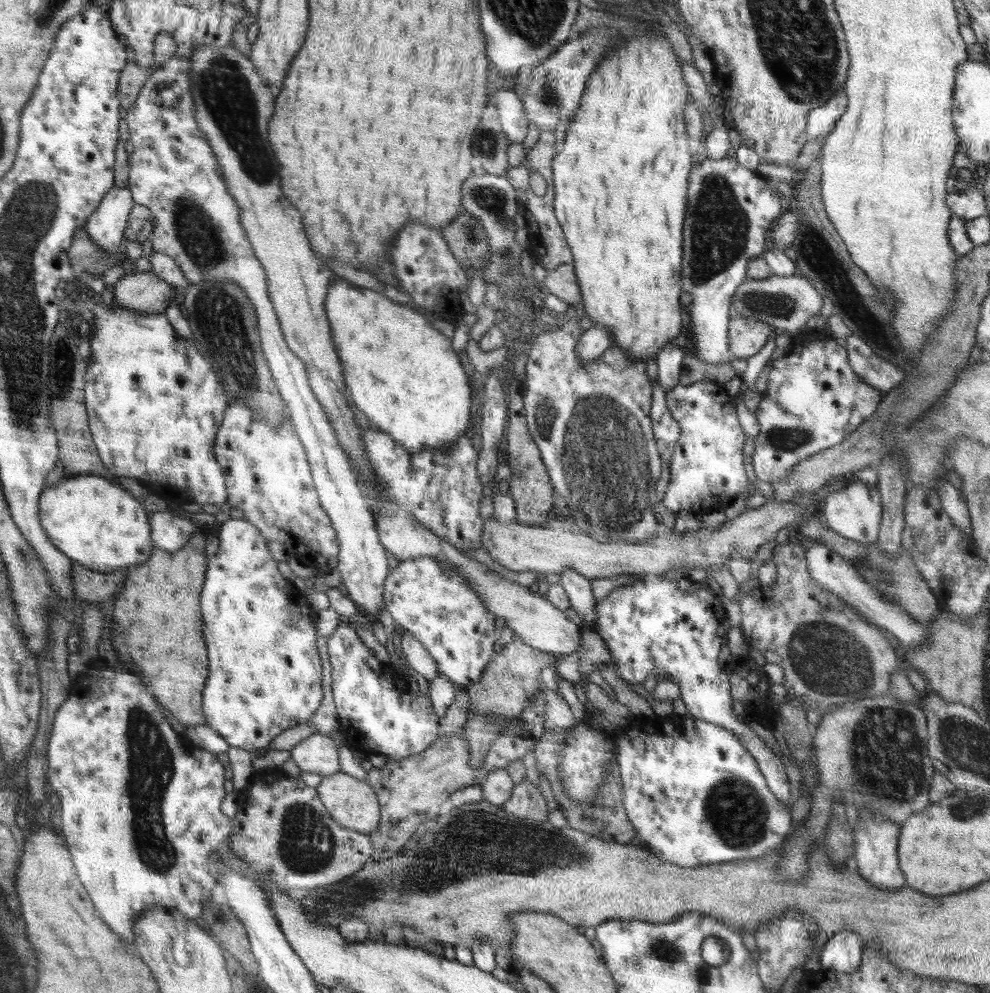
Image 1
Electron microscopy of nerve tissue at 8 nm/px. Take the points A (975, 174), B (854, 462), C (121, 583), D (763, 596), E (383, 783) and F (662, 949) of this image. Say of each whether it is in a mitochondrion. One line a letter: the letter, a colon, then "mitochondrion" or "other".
A: other
B: other
C: other
D: other
E: other
F: mitochondrion

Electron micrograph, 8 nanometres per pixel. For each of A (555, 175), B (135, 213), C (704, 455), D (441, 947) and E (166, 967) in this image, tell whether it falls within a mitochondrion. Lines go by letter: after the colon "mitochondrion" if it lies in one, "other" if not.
A: other
B: other
C: other
D: other
E: other

